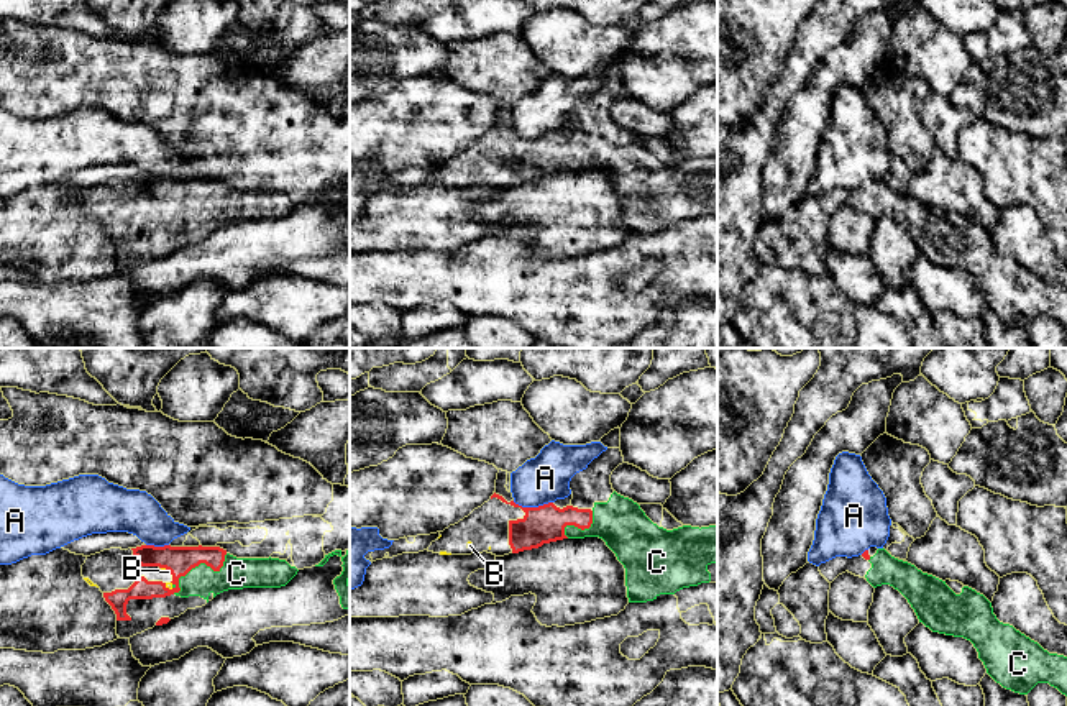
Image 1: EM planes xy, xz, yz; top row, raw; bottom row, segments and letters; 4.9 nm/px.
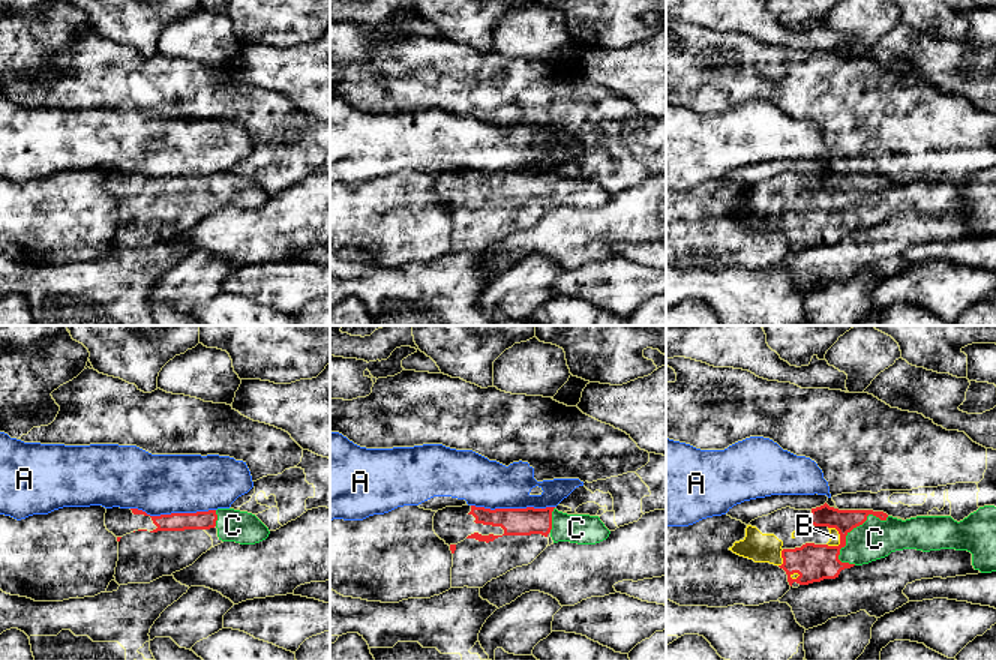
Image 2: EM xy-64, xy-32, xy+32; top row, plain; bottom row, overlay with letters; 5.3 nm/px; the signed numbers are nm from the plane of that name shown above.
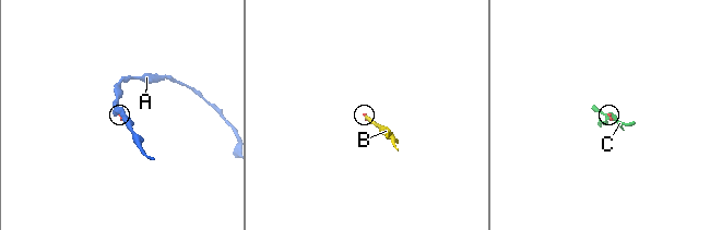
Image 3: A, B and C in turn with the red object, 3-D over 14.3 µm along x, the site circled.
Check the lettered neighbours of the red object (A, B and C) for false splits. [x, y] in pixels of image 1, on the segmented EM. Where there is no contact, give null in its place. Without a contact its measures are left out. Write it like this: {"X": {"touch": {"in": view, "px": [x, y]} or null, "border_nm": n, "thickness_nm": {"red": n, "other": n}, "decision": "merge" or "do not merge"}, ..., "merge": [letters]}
{"A": {"touch": {"in": "xz", "px": [532, 508]}, "border_nm": 200, "thickness_nm": {"red": 190, "other": 240}, "decision": "do not merge"}, "B": {"touch": {"in": "xy", "px": [166, 568]}, "border_nm": 70, "thickness_nm": {"red": 140, "other": 20}, "decision": "merge"}, "C": {"touch": {"in": "xy", "px": [197, 565]}, "border_nm": 340, "thickness_nm": {"red": 140, "other": 160}, "decision": "merge"}, "merge": ["B", "C"]}

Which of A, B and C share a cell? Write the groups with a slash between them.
A / B C

